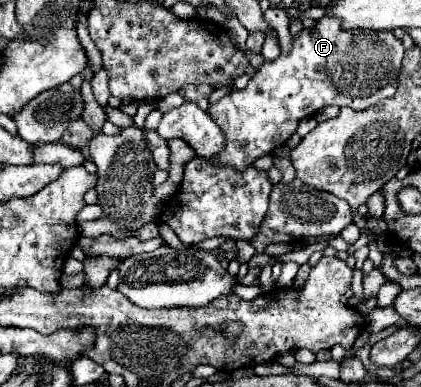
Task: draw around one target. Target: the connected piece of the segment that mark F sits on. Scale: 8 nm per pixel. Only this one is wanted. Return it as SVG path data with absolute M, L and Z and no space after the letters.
M324 16L322 20L314 22L312 28L304 28L298 36L292 38L292 48L288 54L280 54L272 62L266 60L250 78L244 90L232 90L208 108L208 114L226 136L226 148L210 162L230 164L238 170L244 170L254 160L258 160L258 156L272 154L276 148L284 146L286 140L294 134L298 122L306 116L312 116L324 106L336 104L340 108L350 106L352 110L366 110L386 98L392 98L398 84L402 56L404 46L394 36L394 32L348 32L340 28L340 20Z

